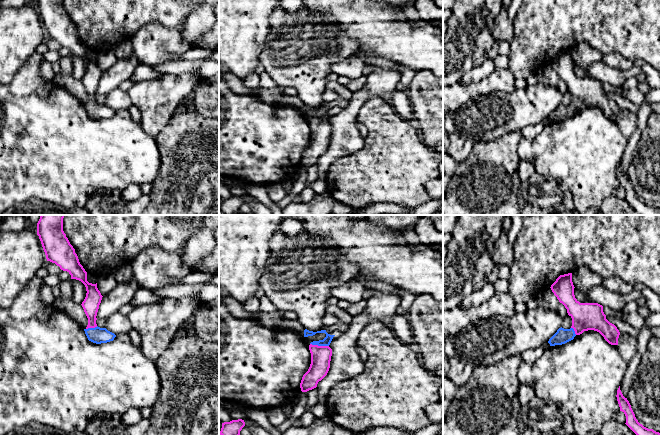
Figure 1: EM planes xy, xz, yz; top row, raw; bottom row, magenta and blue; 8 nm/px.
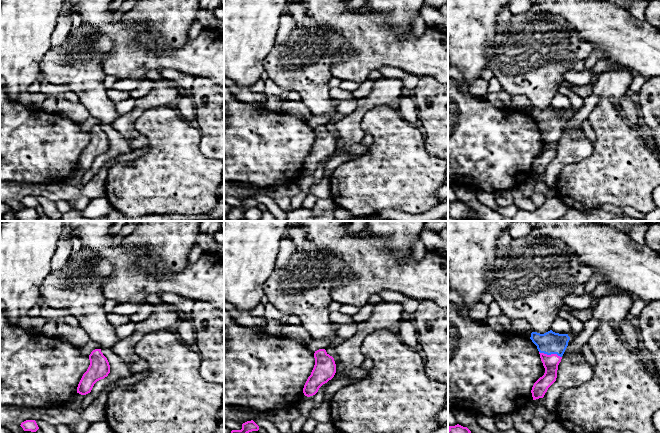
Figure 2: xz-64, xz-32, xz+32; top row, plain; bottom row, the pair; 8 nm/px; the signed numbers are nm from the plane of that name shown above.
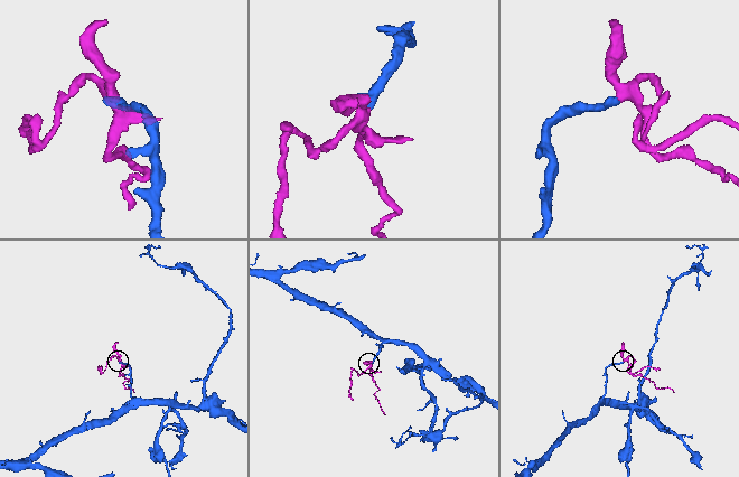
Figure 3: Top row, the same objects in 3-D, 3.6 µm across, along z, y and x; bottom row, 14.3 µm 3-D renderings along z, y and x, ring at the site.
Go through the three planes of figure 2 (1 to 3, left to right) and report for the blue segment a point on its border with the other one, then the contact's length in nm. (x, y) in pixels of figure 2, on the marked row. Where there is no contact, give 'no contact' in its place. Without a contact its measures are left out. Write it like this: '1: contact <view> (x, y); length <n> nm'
1: no contact
2: no contact
3: contact xz+32 (551, 354); length 190 nm

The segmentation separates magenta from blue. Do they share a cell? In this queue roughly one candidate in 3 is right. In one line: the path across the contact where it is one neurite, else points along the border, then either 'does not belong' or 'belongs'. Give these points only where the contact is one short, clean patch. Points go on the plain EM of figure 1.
runs through xz (320, 131), (319, 122), (326, 117); belongs

